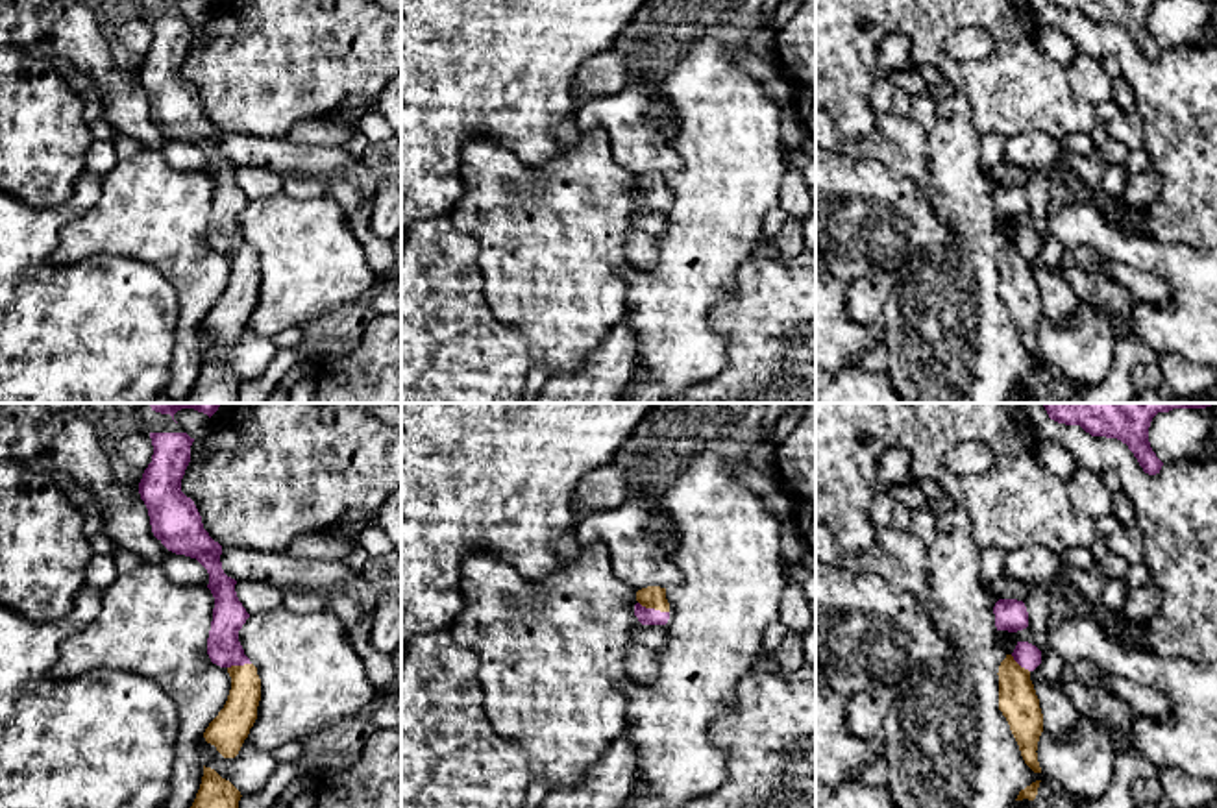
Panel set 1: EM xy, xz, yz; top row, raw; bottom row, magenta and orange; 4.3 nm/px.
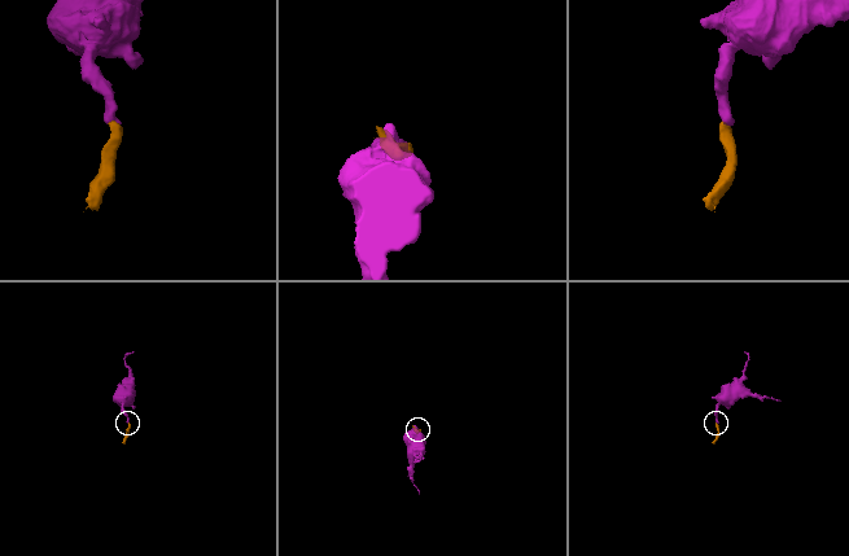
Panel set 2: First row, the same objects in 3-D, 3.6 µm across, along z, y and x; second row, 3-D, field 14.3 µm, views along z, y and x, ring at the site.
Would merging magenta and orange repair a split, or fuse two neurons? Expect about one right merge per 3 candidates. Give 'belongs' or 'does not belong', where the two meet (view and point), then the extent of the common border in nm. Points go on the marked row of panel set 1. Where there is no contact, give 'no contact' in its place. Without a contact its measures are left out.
belongs; contact xz (653, 609); length 140 nm

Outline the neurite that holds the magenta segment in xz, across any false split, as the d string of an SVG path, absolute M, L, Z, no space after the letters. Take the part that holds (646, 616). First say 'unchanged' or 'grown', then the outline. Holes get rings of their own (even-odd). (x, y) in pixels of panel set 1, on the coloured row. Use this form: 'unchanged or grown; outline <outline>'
grown; outline M647 586L636 592L634 616L642 625L666 625L670 619L670 603L666 588Z

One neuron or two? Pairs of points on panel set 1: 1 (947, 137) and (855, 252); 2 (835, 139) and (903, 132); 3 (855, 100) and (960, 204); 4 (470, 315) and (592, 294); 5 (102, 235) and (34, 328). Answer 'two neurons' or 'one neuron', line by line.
1: two neurons
2: one neuron
3: two neurons
4: two neurons
5: two neurons

